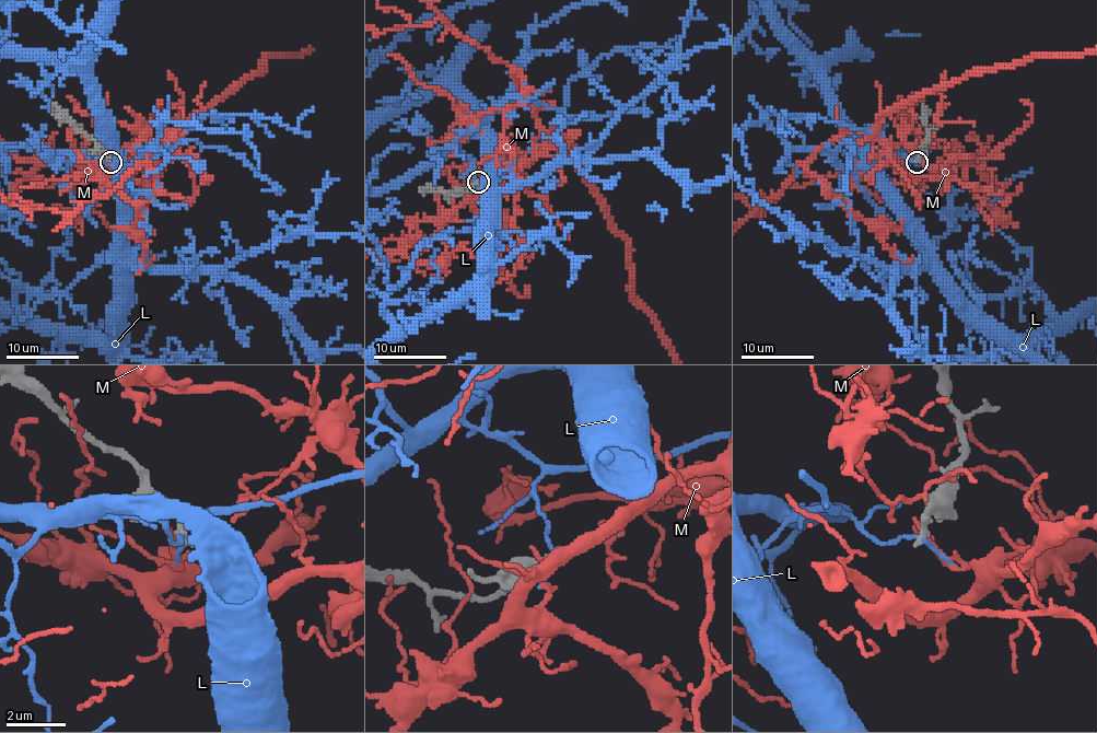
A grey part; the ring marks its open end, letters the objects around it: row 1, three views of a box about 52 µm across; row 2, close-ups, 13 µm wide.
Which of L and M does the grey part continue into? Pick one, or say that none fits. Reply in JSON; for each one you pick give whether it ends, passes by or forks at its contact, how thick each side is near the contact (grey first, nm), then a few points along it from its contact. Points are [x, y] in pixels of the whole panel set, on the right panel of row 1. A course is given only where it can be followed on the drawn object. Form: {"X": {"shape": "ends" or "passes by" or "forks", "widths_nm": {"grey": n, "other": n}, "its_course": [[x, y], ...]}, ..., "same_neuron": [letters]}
{"same_neuron": []}

